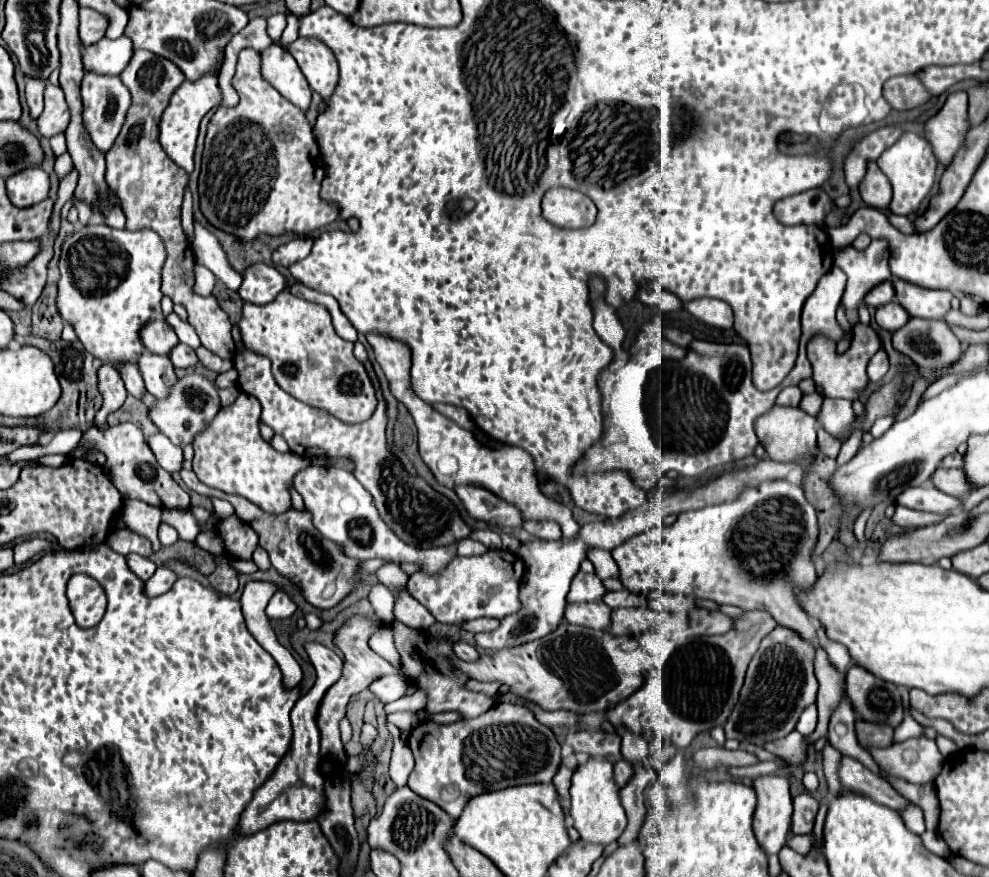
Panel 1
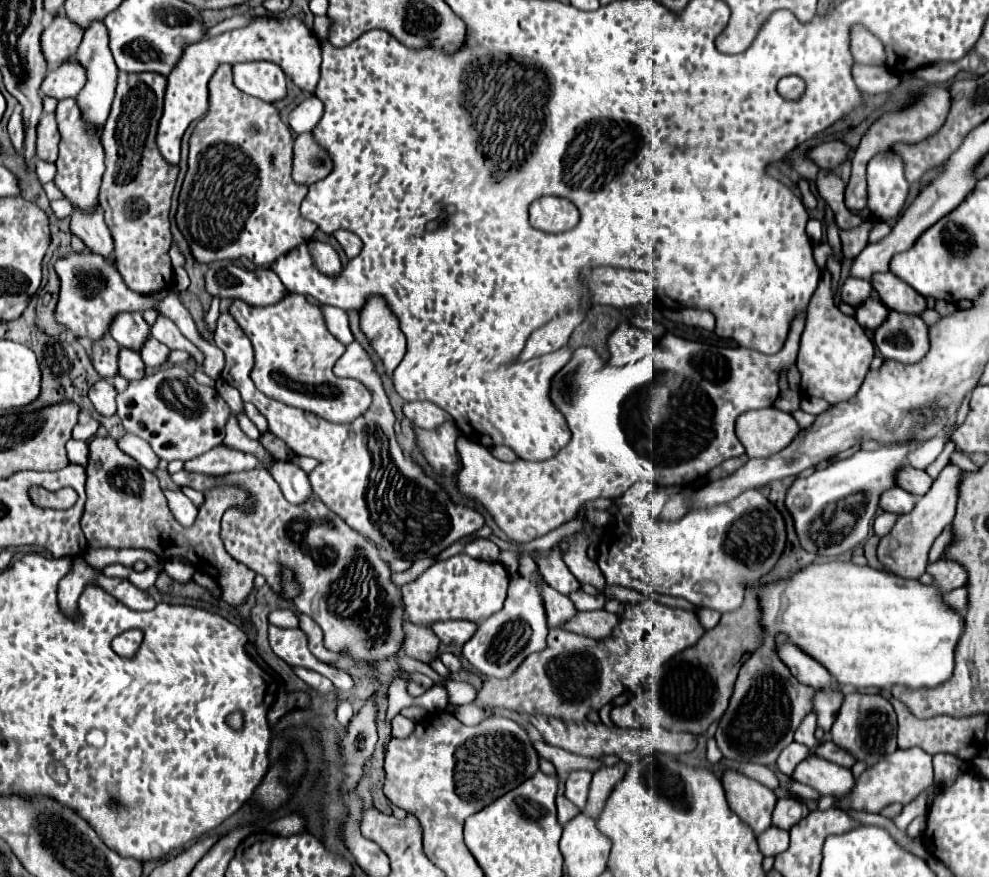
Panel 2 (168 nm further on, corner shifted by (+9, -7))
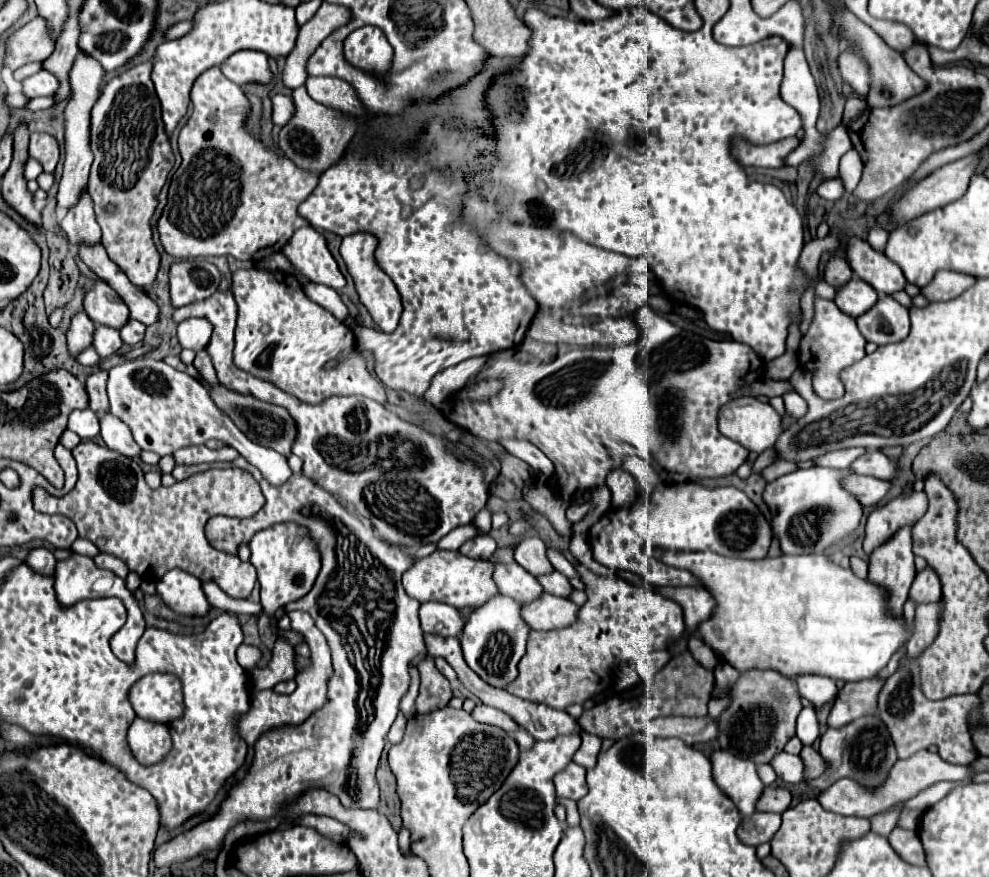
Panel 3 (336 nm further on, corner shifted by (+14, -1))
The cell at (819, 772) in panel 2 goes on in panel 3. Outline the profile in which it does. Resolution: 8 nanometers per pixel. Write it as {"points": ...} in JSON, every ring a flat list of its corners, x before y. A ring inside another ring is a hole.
{"points":[[778,753,774,761,770,763,776,771,776,775,786,781,786,783,802,783,806,779,804,775,804,763,800,755,790,755,790,753]]}

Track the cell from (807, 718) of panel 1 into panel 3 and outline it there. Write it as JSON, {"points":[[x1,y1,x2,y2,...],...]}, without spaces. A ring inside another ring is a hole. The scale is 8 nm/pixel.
{"points":[[804,707,798,715,798,723,796,723,796,735,804,745,812,745,820,731,818,731,818,721,816,721,816,713,812,707]]}

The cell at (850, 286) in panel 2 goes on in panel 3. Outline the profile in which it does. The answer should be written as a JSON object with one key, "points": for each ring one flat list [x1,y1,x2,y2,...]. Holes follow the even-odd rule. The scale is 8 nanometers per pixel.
{"points":[[832,257,826,265,826,271,824,271,824,279,826,283,830,283,832,287,840,289,844,287,850,279,852,279,852,271,850,271,850,265,846,259,842,257]]}

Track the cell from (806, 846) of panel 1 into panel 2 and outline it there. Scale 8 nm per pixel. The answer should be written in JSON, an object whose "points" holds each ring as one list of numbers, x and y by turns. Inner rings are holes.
{"points":[[769,827,759,835,759,851,763,855,779,855,787,849,789,845,789,831,779,829,779,827]]}

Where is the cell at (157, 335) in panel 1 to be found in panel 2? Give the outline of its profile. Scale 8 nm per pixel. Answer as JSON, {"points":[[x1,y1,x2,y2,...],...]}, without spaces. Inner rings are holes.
{"points":[[119,313,109,325,109,335,127,349,137,349,143,345,143,337,149,337,149,325,143,321,141,313]]}

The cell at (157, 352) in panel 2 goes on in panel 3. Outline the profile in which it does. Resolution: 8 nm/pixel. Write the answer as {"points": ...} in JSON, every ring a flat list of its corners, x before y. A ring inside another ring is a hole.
{"points":[[130,319,122,329,120,329,120,337,126,345,136,345,136,343,142,343,144,341,144,333,146,333,146,325,144,323,138,323,134,319]]}

